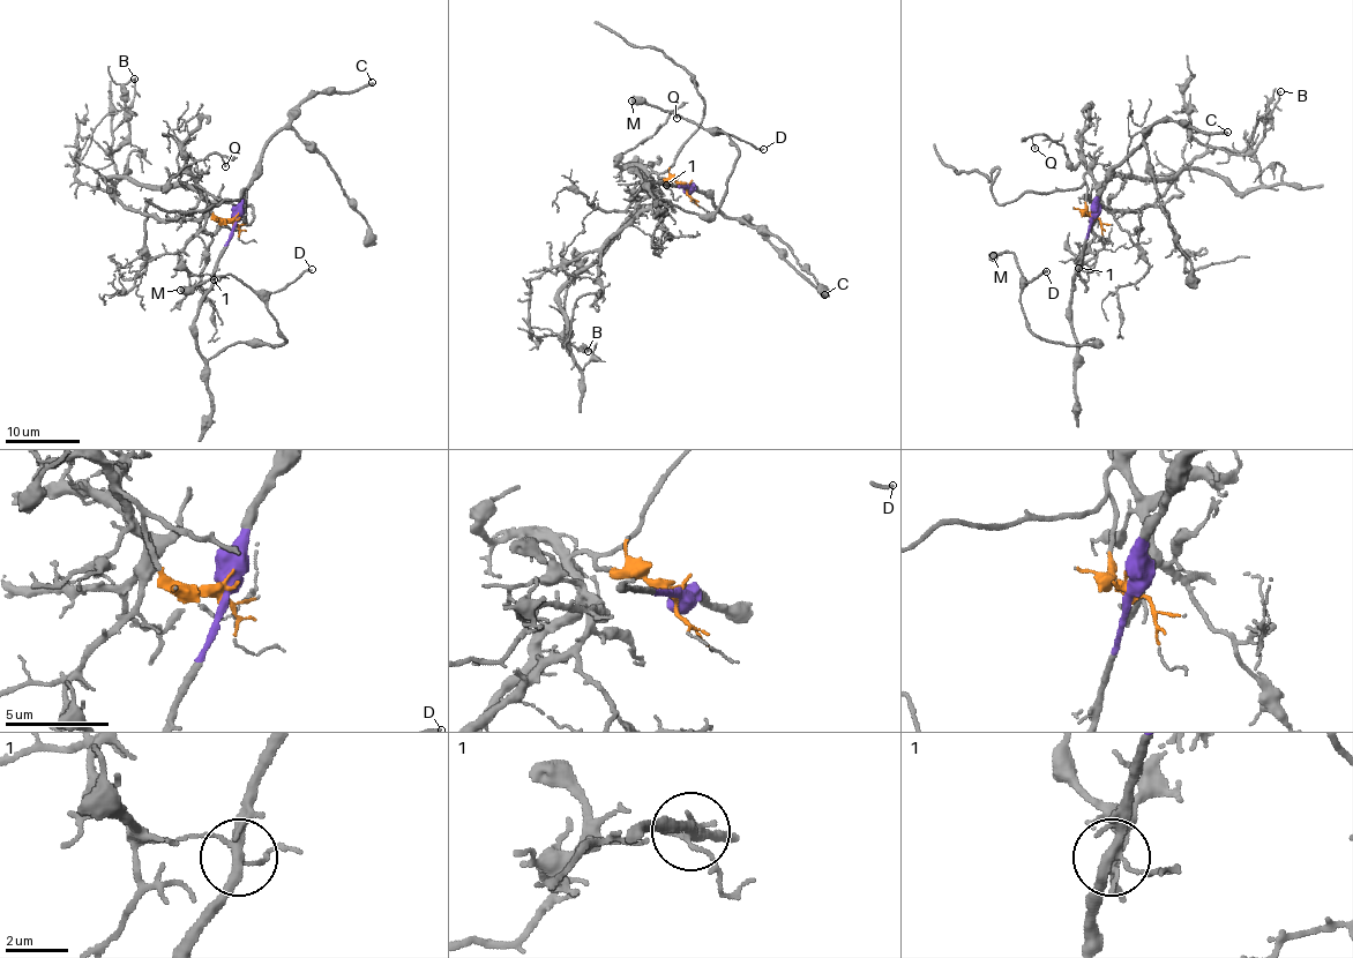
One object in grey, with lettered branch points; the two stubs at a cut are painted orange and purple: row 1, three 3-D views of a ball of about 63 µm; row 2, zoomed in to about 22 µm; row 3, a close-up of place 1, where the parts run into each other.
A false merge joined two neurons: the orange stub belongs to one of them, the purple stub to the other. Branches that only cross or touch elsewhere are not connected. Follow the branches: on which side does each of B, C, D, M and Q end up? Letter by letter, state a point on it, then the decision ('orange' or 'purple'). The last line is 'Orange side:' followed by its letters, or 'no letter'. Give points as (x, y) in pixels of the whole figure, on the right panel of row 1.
B: (1280, 91) | orange
C: (1227, 132) | purple
D: (1046, 271) | purple
M: (993, 255) | purple
Q: (1034, 148) | orange
Orange side: B, Q

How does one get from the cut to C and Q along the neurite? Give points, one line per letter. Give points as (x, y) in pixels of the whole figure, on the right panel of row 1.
C: (1091, 217), (1093, 201), (1113, 169), (1140, 148), (1143, 136), (1160, 119), (1197, 129), (1227, 133)
Q: (1091, 216), (1085, 204), (1086, 164), (1081, 155), (1076, 165), (1045, 135), (1032, 139), (1036, 149)

